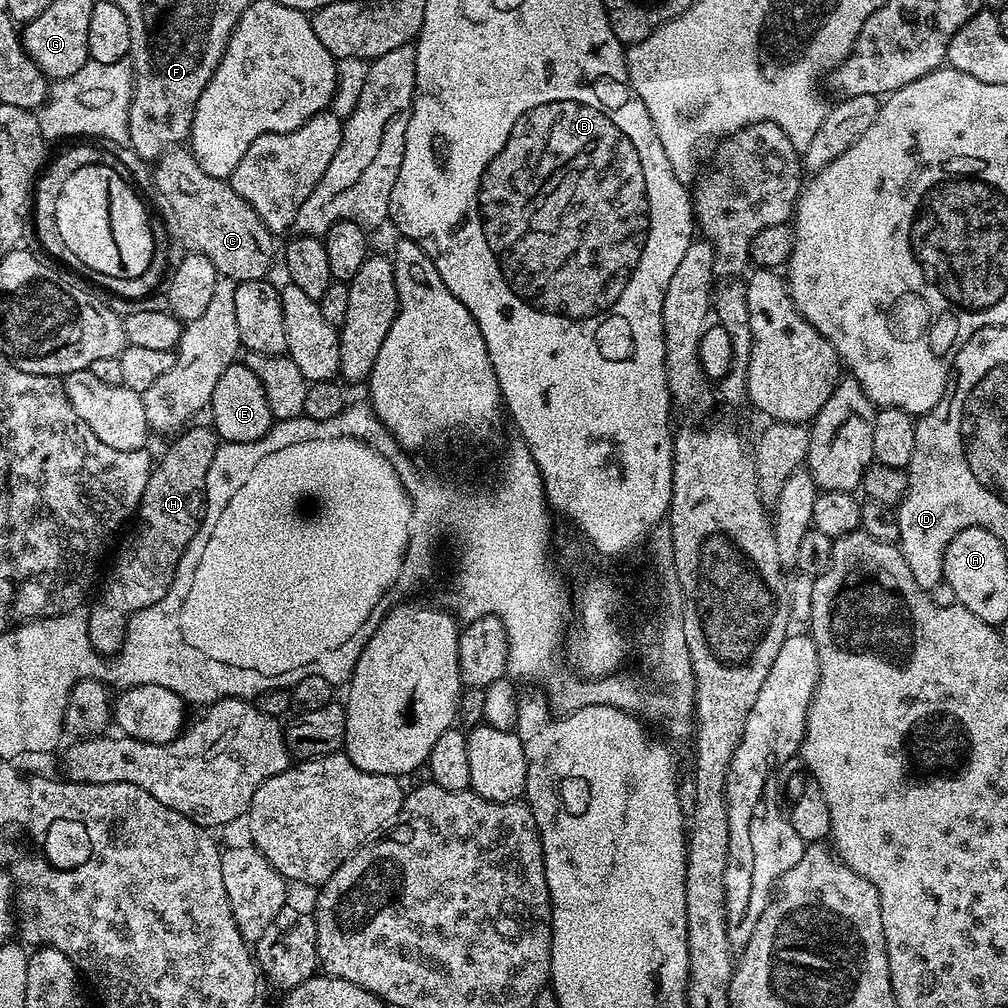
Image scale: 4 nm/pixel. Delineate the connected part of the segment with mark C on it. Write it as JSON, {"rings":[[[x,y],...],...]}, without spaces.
{"rings":[[[184,146],[169,148],[155,161],[153,168],[156,168],[152,172],[156,208],[168,227],[167,235],[173,241],[176,239],[185,253],[197,252],[210,258],[221,277],[235,282],[263,280],[269,275],[274,233],[232,189],[228,180],[210,178]]]}

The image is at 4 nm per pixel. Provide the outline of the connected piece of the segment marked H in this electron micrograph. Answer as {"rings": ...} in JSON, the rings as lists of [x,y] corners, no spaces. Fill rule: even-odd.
{"rings":[[[185,427],[176,437],[181,436],[169,446],[168,453],[155,461],[140,499],[136,529],[121,546],[100,601],[93,606],[92,612],[87,613],[90,642],[101,654],[120,651],[124,630],[133,612],[154,606],[154,602],[166,598],[178,570],[178,562],[200,529],[206,503],[206,474],[210,470],[210,462],[214,462],[218,437],[211,427],[192,427]]]}

